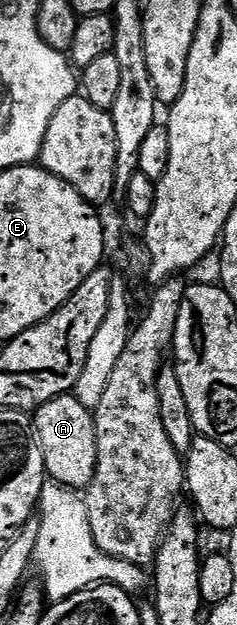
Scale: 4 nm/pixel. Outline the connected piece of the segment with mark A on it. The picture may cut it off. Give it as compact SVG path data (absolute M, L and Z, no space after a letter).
M73 393L61 394L39 406L32 414L32 429L38 440L38 447L42 450L46 476L51 483L67 486L69 490L85 491L89 486L96 468L96 438L94 436L94 415L91 407L80 404Z

